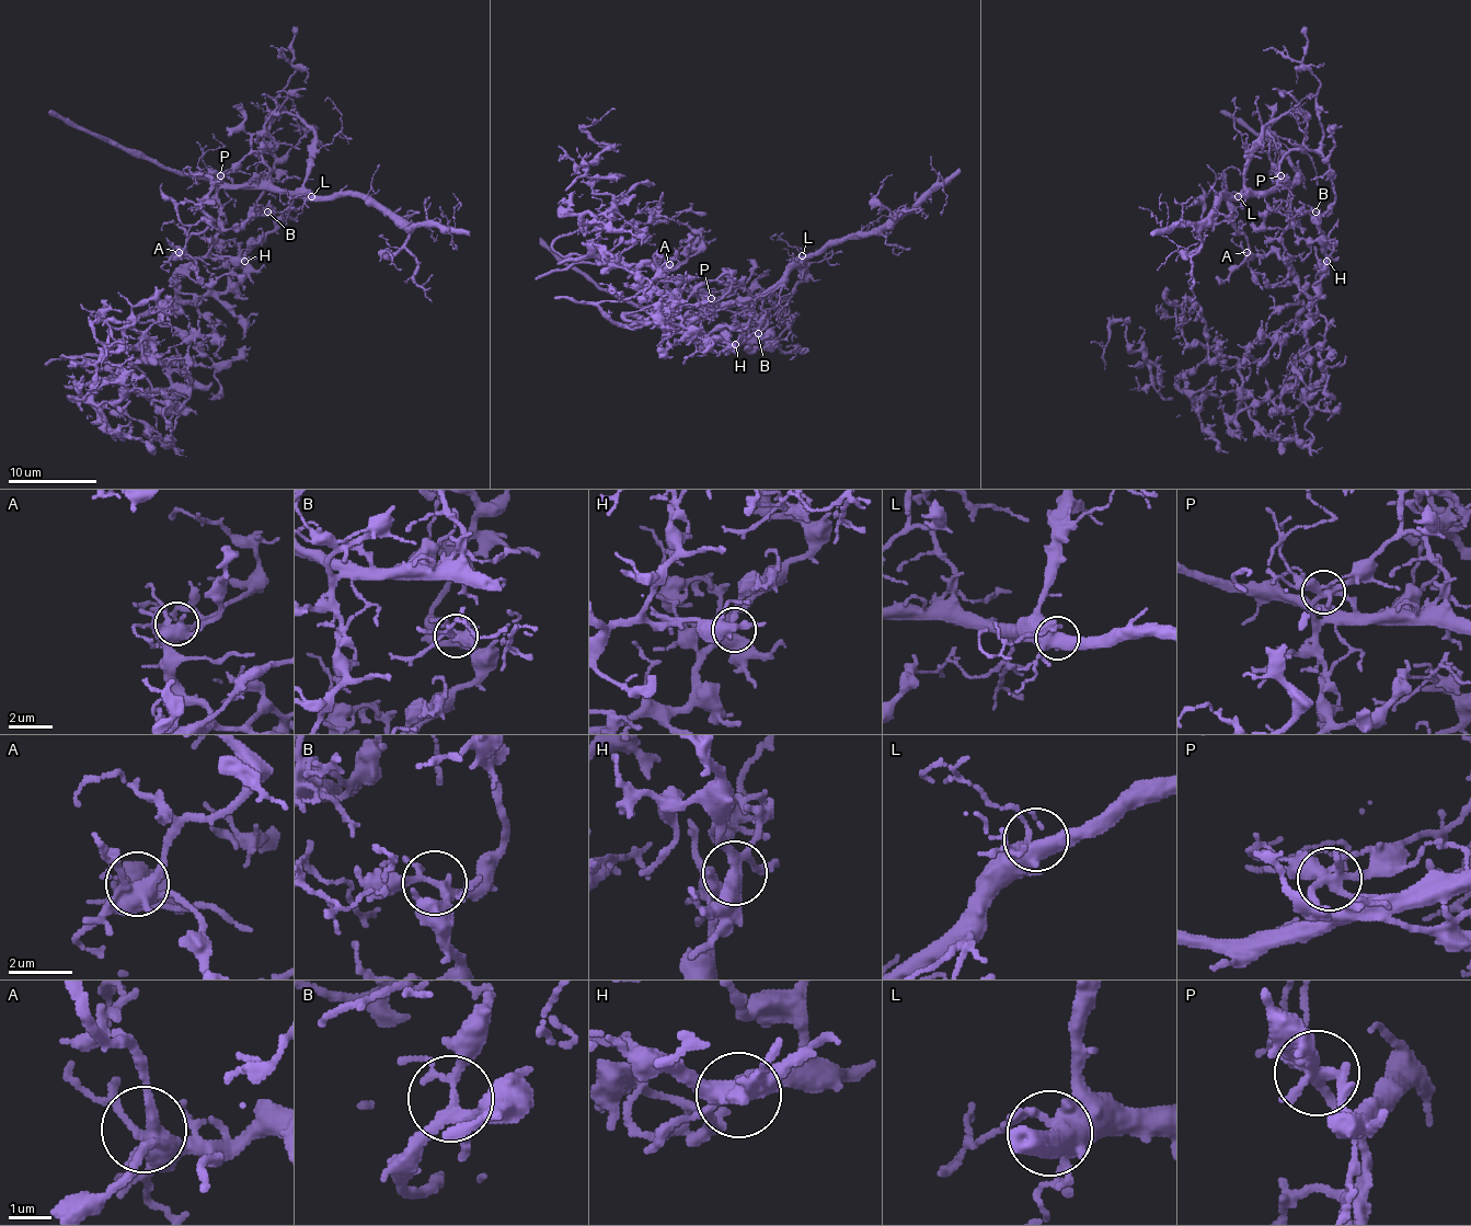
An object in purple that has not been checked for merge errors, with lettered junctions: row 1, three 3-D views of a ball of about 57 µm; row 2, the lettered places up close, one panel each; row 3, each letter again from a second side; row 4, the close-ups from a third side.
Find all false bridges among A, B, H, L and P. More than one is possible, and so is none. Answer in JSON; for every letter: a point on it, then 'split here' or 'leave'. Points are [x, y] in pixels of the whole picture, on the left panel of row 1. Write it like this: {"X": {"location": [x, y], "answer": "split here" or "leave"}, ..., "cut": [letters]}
{"A": {"location": [179, 252], "answer": "leave"}, "B": {"location": [267, 212], "answer": "leave"}, "H": {"location": [244, 261], "answer": "leave"}, "L": {"location": [311, 196], "answer": "leave"}, "P": {"location": [220, 175], "answer": "split here"}, "cut": ["P"]}

